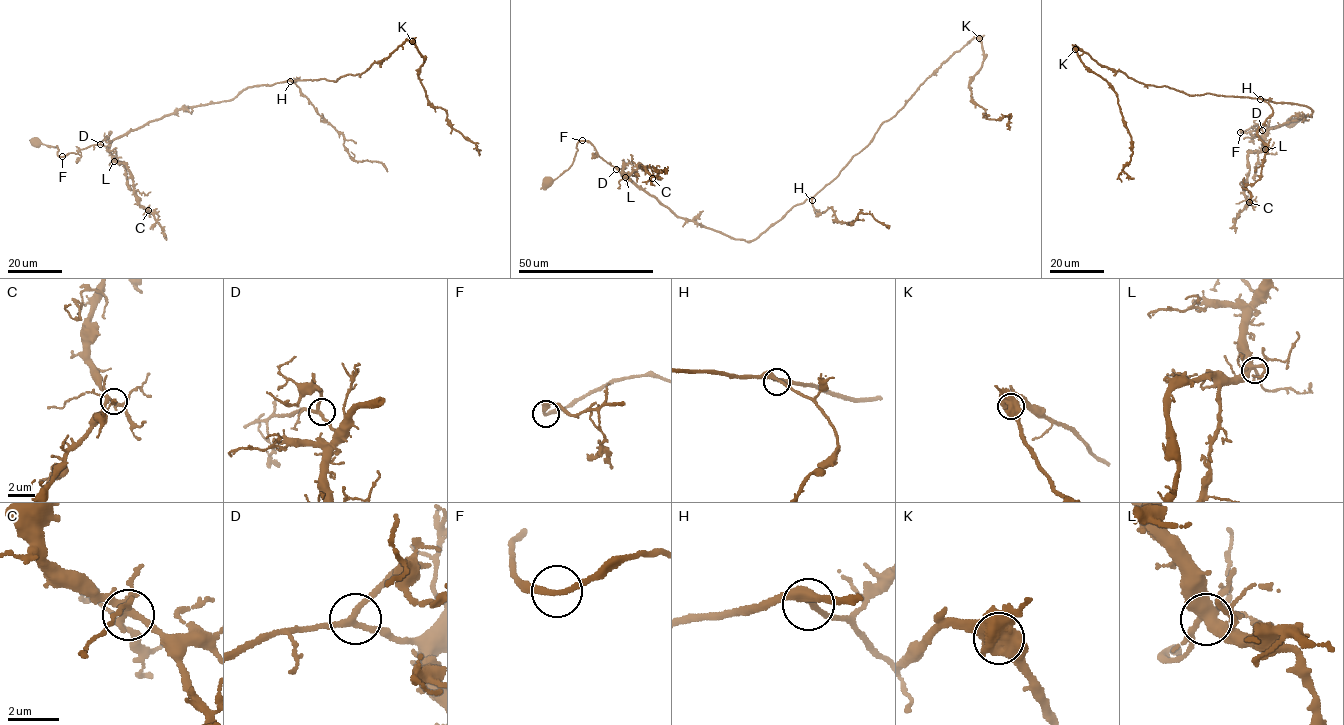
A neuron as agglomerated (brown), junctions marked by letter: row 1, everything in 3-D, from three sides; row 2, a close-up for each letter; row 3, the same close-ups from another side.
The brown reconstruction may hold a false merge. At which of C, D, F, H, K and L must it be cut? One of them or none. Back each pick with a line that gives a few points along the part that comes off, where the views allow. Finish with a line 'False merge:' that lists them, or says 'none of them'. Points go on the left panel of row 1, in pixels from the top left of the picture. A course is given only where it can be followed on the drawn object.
False merge: none of them

